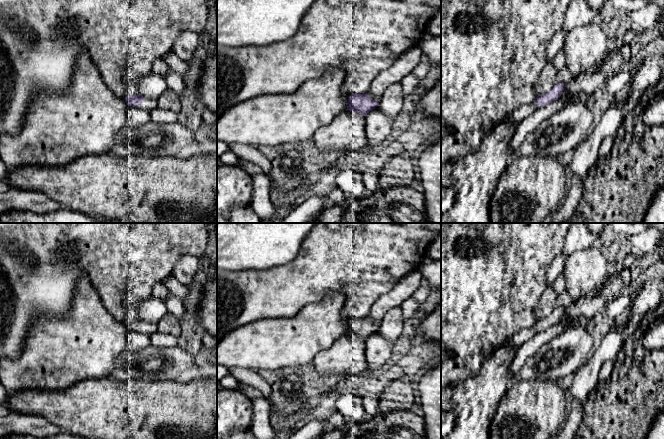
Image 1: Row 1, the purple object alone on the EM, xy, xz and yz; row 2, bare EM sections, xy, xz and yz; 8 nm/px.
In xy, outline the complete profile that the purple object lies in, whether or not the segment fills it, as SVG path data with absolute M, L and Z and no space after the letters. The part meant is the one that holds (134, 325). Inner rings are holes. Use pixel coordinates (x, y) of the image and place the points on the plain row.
M127 319L125 322L125 326L128 330L132 330L135 332L141 332L148 335L157 331L157 324L152 324L149 322L145 322L141 319Z

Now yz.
M556 307L549 316L538 319L532 327L522 329L514 334L503 346L509 346L517 351L525 342L534 337L538 332L544 331L557 324L561 320L566 309L567 307Z

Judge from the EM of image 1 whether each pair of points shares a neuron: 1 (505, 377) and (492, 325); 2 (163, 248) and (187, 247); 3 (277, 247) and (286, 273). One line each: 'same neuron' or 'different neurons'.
1: different neurons
2: same neuron
3: different neurons

